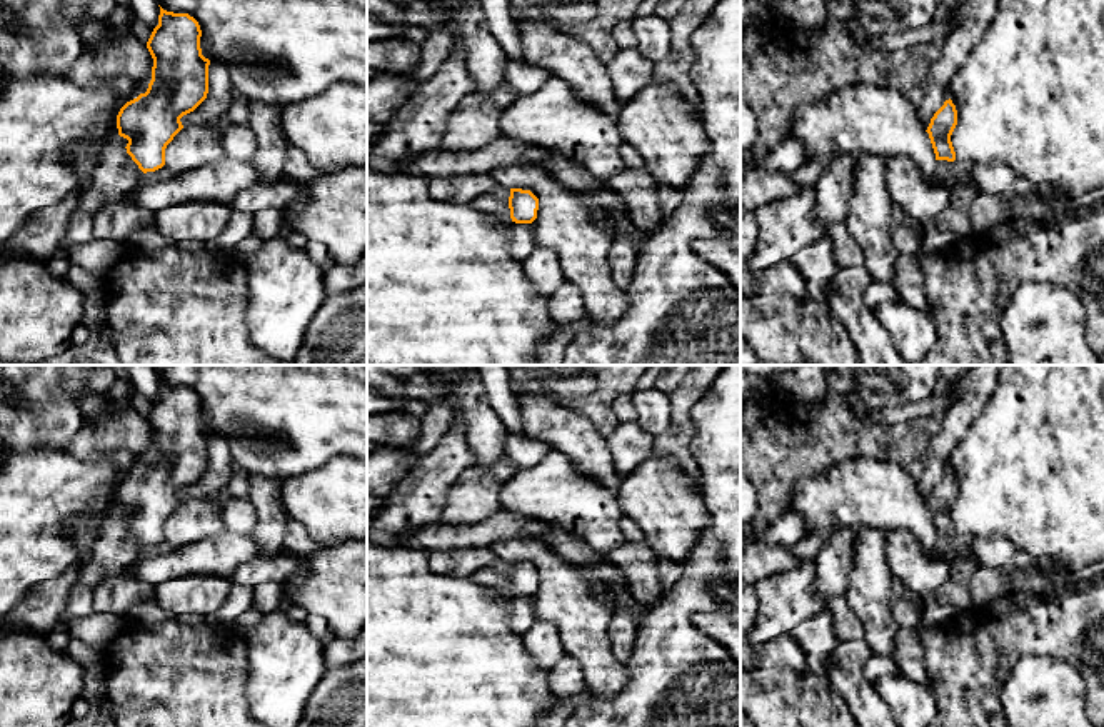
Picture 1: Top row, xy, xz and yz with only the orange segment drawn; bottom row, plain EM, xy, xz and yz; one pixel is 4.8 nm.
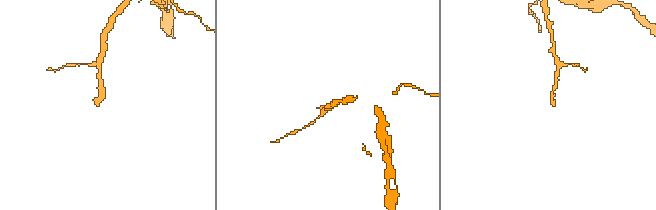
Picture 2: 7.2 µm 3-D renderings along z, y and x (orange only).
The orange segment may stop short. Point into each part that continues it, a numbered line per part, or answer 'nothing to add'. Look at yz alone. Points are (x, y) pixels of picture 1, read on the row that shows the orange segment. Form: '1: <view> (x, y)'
1: yz (954, 174)

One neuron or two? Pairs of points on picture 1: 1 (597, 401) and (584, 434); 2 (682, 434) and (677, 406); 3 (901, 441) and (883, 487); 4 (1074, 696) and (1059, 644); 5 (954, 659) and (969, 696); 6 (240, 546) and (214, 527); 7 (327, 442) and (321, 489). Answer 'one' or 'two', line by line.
1: two
2: one
3: two
4: two
5: one
6: two
7: two

